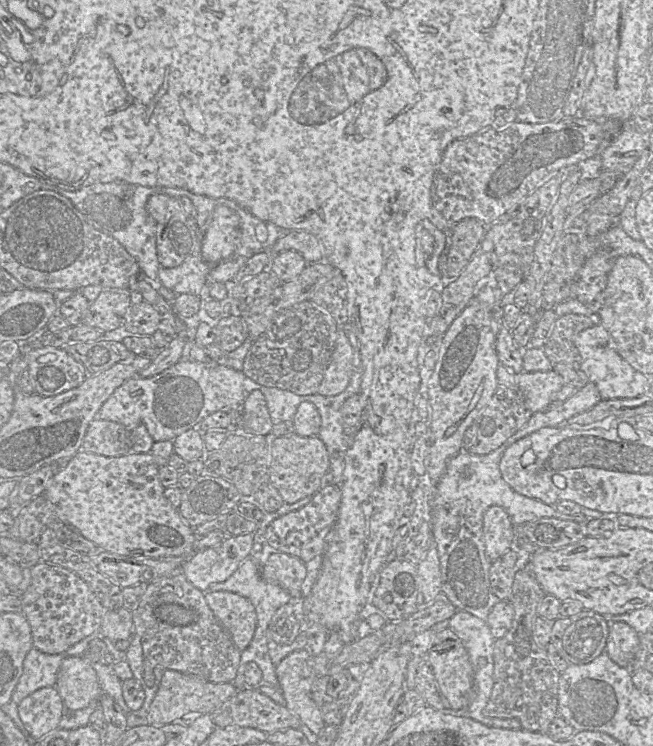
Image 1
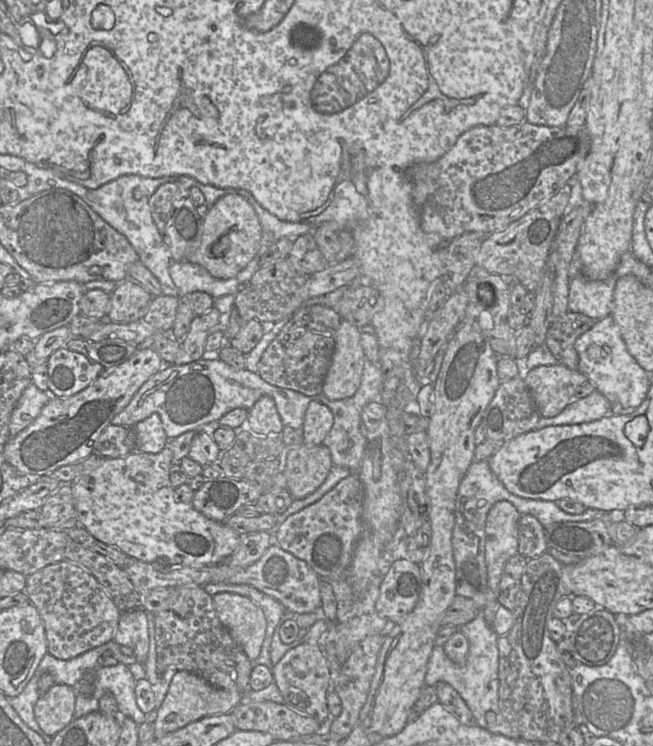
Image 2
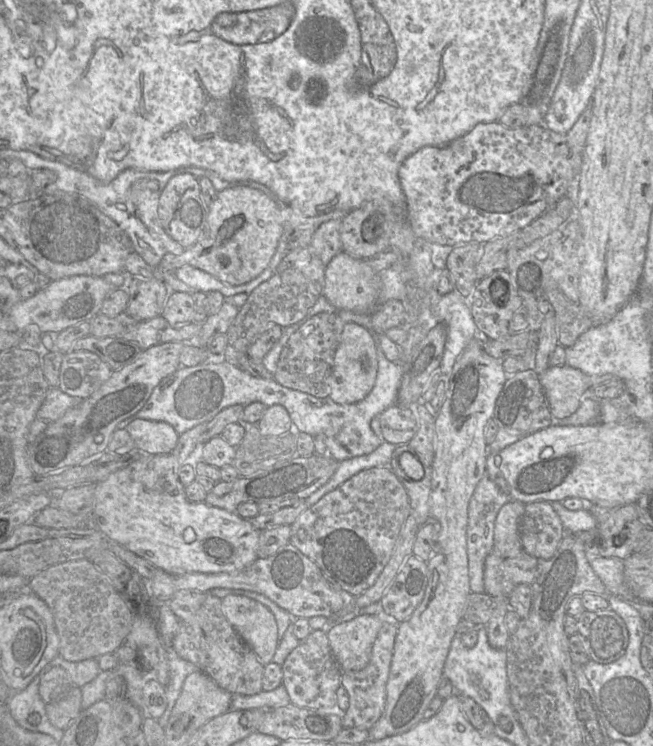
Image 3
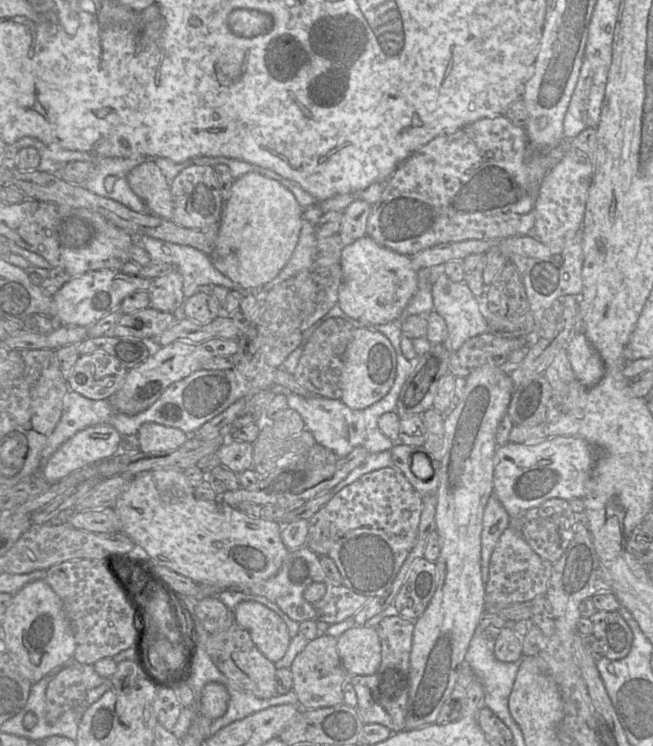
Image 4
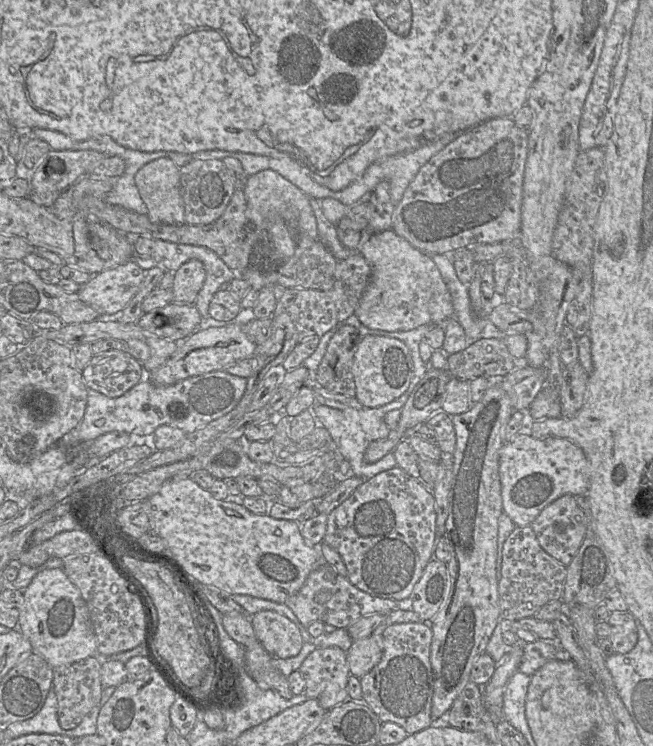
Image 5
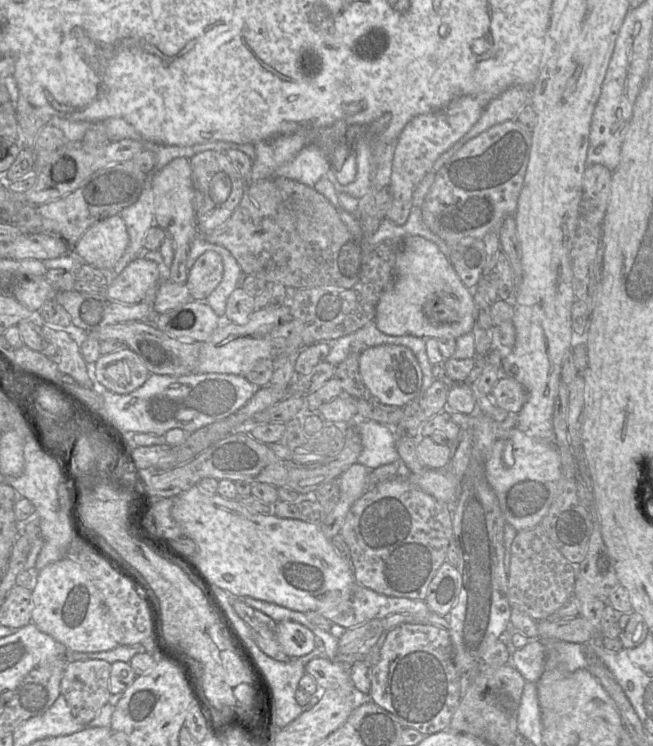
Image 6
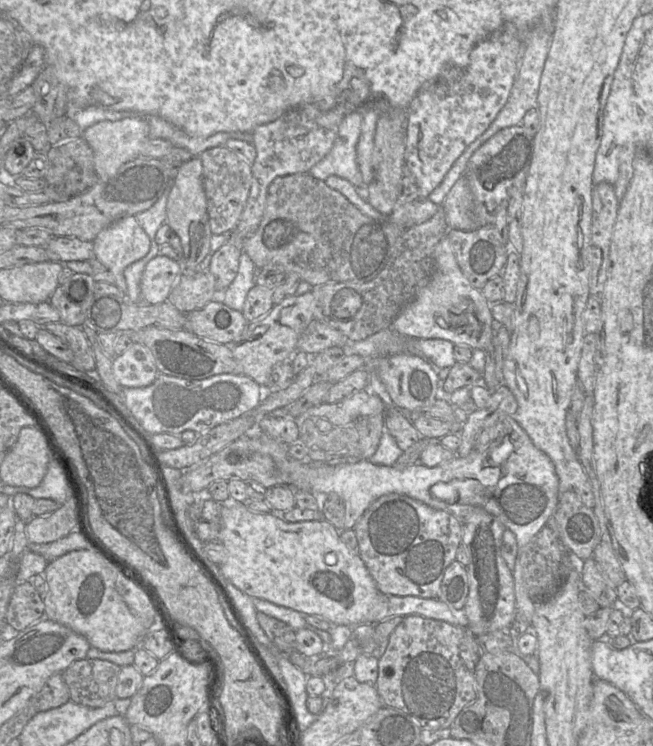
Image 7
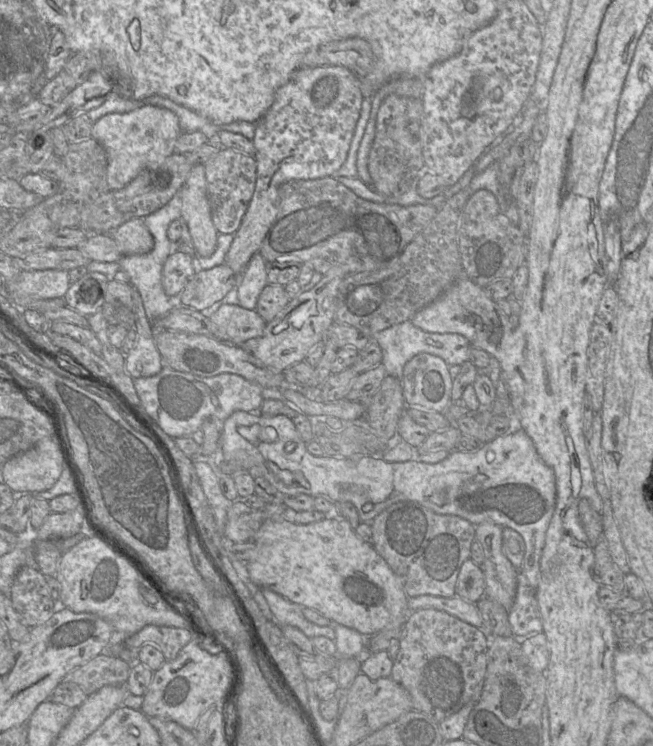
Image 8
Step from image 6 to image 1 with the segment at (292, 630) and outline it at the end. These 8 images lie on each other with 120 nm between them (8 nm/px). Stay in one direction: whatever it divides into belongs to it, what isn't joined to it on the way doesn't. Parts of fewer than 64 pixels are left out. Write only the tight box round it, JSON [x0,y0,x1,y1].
[205,591,257,652]

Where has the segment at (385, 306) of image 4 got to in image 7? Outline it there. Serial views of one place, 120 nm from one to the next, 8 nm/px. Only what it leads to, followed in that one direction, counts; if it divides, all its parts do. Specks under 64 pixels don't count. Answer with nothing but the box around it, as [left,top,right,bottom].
[391,236,494,350]

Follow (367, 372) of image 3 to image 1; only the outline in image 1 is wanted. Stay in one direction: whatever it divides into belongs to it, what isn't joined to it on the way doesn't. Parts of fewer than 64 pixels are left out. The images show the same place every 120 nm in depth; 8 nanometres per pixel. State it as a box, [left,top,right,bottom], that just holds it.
[318,329,353,397]

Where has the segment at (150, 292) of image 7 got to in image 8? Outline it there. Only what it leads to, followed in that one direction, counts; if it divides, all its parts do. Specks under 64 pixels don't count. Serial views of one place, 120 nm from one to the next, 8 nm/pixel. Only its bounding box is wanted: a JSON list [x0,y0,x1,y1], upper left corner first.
[162,252,197,297]

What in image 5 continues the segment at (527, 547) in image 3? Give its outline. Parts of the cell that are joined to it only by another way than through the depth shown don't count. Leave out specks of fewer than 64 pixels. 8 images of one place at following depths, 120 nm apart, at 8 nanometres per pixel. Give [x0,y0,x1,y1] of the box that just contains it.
[531,494,589,567]

